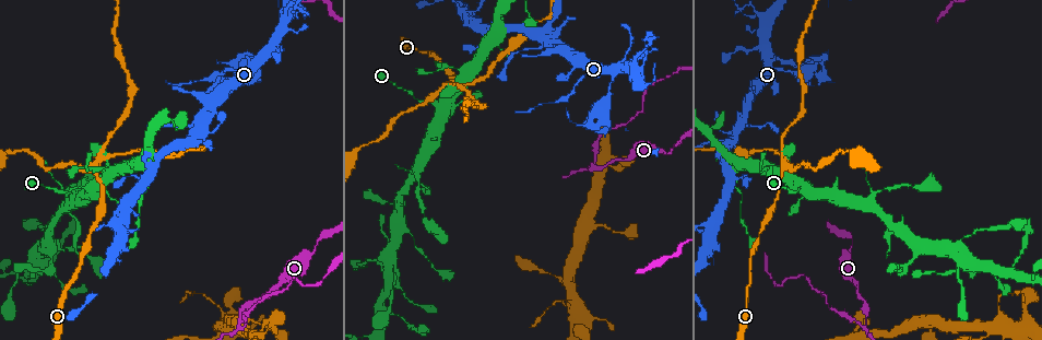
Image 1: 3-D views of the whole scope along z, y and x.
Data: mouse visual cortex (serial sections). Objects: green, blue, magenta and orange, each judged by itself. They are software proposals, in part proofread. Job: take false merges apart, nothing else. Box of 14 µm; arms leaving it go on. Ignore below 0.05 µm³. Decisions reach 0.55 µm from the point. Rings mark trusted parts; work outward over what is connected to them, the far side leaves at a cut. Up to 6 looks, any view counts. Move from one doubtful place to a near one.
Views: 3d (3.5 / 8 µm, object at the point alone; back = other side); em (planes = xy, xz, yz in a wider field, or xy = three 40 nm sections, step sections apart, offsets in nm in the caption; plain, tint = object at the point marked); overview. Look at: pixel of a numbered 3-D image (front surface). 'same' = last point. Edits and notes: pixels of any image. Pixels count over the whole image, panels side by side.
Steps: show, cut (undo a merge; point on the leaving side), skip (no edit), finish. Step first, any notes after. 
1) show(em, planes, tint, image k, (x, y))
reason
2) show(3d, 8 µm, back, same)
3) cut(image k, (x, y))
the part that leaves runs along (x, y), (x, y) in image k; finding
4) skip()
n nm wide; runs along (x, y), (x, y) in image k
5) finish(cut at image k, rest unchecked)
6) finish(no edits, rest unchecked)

show(3d, 8 µm, image 1, (586, 167))
a narrow waist

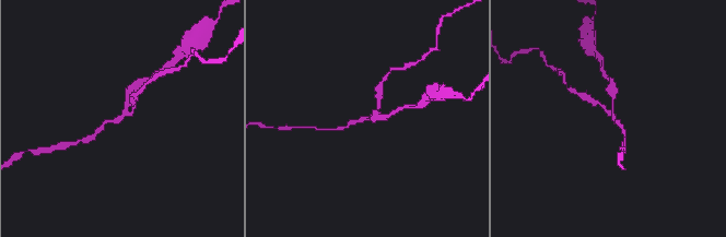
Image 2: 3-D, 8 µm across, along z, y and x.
show(3d, 3.5 µm, image 2, (127, 113))
closer look

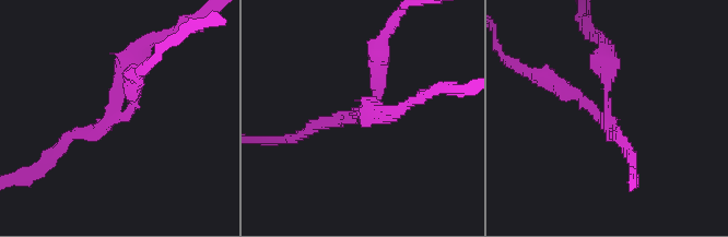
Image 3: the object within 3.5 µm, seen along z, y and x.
show(em, xy, step 2, tint, image 3, (606, 114))
3 arms; arms of 200, 250, 300 nm; now the EM

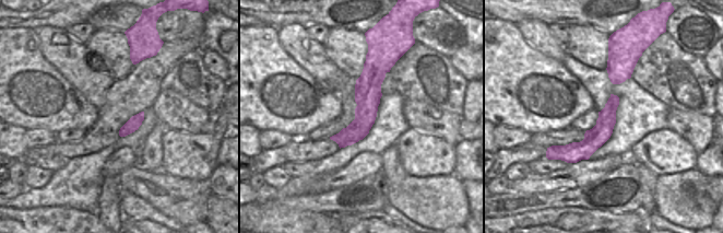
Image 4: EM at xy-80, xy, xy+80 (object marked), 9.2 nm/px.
cut(image 3, (570, 96))
the part that leaves runs along (602, 116), (518, 66) in image 3; a second cell is stuck on

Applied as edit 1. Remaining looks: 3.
show(3d, 3.5 µm, image 1, (496, 38))
small branch off a trunk

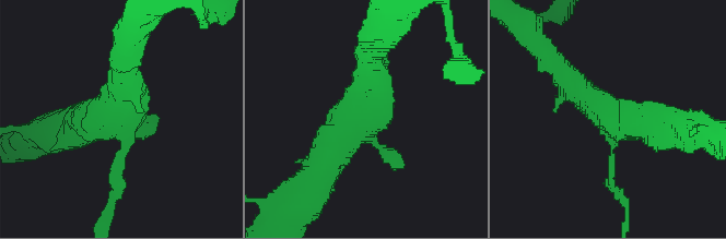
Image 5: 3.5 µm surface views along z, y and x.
show(em, planes, plain, image 5, (613, 129))

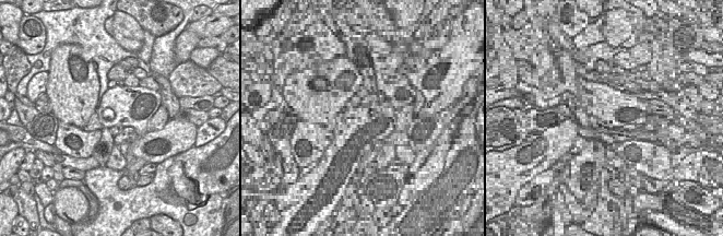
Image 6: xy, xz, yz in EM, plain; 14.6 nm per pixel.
show(em, planes, tint, same)
where the object lies

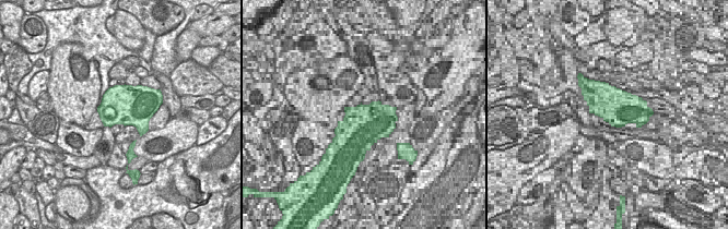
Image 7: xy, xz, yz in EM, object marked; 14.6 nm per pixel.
skip()
runs along (674, 130), (617, 119), (561, 72) in image 5; all the same cell

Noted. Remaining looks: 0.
finish(cut at image 3, rest unchecked)

